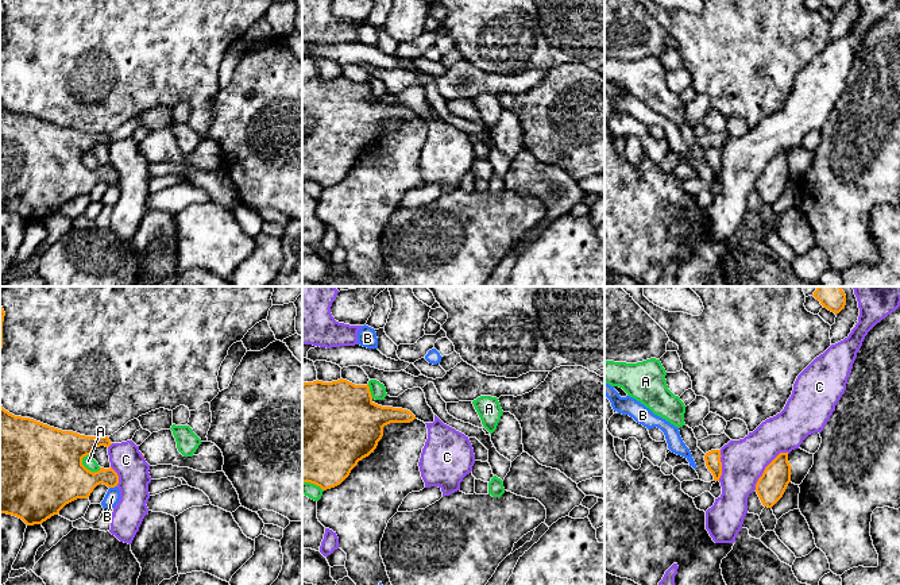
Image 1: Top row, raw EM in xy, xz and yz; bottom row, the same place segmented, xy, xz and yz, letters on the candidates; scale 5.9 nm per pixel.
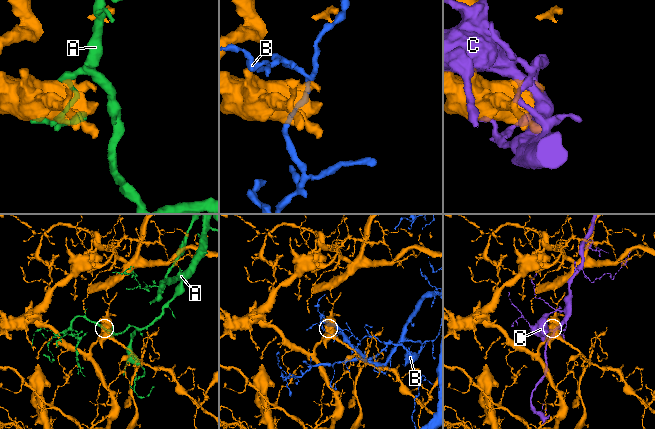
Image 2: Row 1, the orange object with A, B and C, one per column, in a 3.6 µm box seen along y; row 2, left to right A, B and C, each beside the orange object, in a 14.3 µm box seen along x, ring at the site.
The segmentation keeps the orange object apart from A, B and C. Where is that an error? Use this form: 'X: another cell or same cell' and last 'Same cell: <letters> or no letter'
A: another cell
B: another cell
C: another cell
Same cell: no letter

